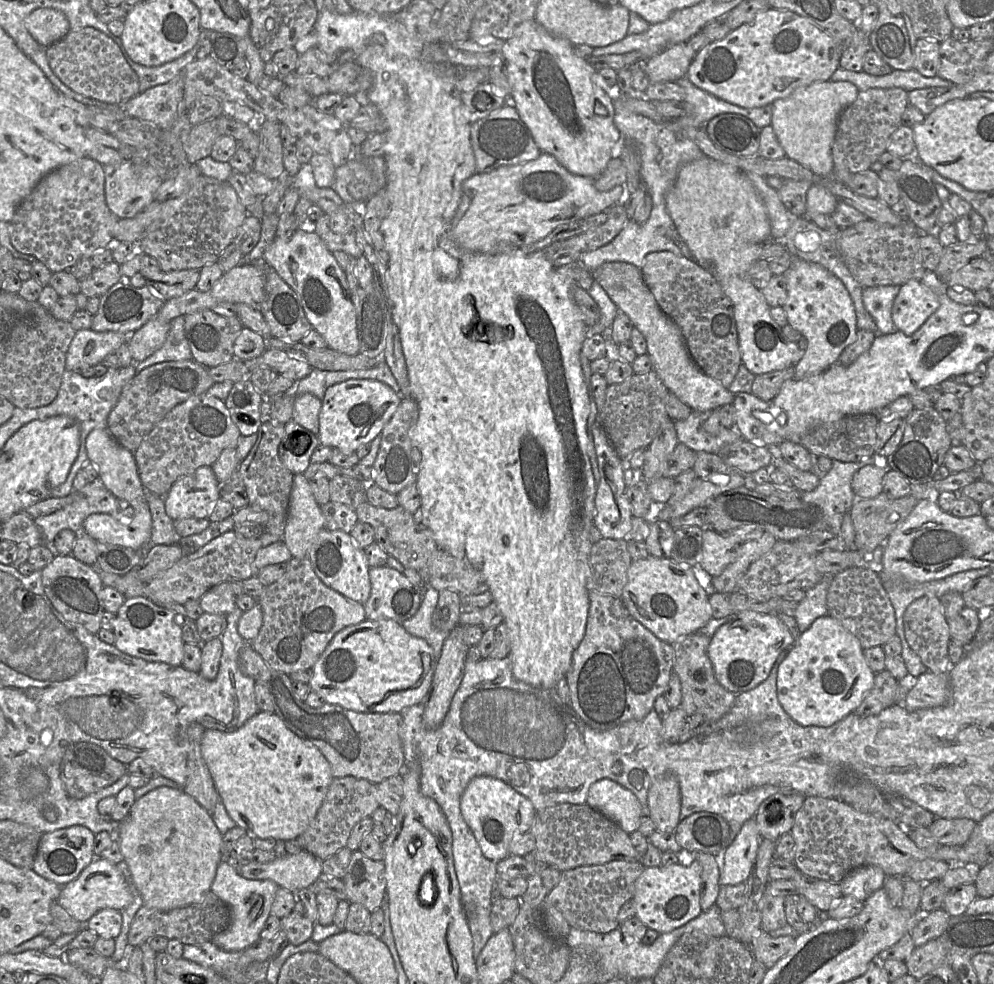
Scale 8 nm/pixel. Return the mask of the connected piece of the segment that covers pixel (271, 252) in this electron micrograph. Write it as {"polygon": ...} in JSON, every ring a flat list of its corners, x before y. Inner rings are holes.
{"polygon":[[301,225,290,235,275,237,266,248,263,261,296,292,312,329,325,339,328,348,349,356,359,354,356,311,346,275,310,225]]}

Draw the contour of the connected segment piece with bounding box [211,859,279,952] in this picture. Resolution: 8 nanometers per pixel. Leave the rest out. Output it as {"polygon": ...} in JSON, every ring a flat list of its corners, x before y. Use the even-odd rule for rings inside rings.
{"polygon":[[224,859,219,863,211,891,229,908,228,926,216,934,211,942,225,951,244,951,260,938,261,930,270,916,270,909,278,885,272,880,249,880,238,874]]}

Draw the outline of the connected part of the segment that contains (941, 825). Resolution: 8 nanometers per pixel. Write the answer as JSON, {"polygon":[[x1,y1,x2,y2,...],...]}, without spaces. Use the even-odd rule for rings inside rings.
{"polygon":[[936,818,929,827,941,846,961,846,967,842,976,822,968,818]]}

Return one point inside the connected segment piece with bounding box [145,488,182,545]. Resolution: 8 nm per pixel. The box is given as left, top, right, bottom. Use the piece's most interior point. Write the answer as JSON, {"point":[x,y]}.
{"point":[163,532]}

